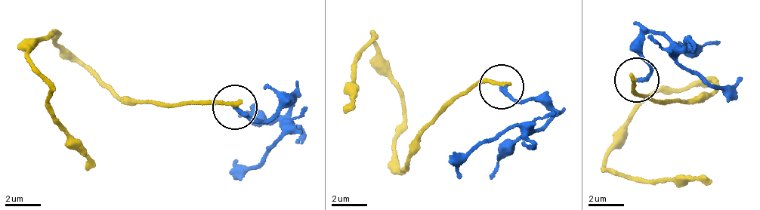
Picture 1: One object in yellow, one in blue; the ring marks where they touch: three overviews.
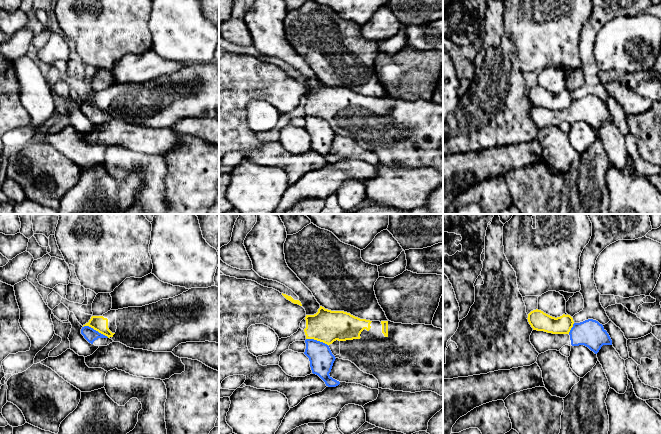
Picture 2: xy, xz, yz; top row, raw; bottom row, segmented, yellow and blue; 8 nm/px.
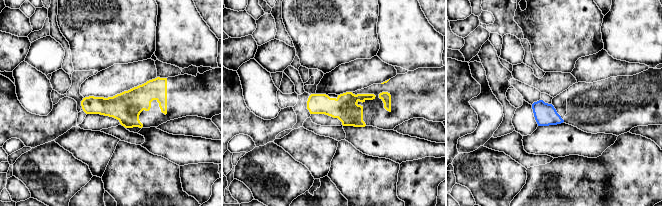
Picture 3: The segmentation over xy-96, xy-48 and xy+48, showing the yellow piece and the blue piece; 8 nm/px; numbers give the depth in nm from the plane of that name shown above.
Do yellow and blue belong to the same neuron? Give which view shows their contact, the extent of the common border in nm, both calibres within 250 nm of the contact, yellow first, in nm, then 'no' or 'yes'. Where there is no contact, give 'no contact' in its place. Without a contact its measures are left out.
xy | 220 nm | 120/100 nm | no

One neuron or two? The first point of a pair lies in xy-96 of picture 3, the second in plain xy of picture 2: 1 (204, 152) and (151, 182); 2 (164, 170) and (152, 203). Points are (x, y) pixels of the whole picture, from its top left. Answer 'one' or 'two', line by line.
1: two
2: one

